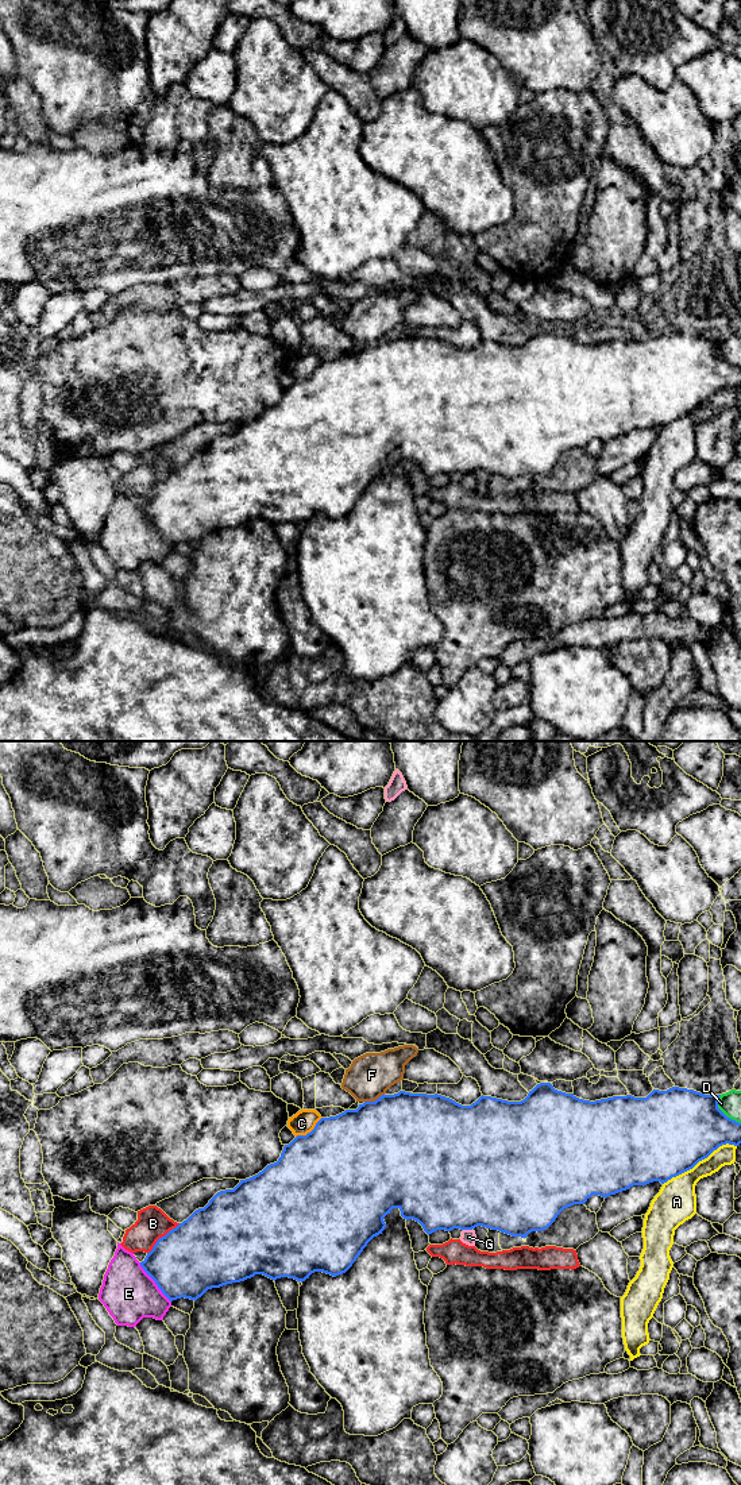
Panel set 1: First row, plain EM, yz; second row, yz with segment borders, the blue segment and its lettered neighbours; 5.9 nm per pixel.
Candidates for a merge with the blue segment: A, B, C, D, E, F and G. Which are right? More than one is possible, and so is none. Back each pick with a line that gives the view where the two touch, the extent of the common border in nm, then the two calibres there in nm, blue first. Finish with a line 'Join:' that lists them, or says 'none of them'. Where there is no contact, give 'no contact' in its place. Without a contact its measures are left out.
Join: none of them

